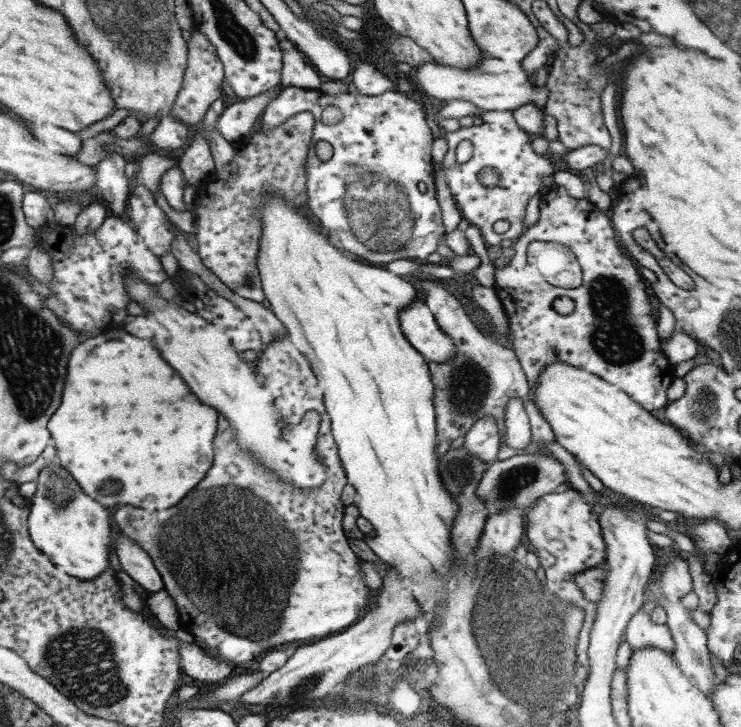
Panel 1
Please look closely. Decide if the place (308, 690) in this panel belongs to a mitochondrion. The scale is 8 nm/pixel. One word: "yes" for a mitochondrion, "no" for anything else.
yes

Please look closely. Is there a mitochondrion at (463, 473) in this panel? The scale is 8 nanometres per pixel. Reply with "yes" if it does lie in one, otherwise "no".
yes

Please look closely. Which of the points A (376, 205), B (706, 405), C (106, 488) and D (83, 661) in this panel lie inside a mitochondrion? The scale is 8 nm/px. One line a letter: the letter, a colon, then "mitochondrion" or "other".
A: mitochondrion
B: mitochondrion
C: mitochondrion
D: mitochondrion

